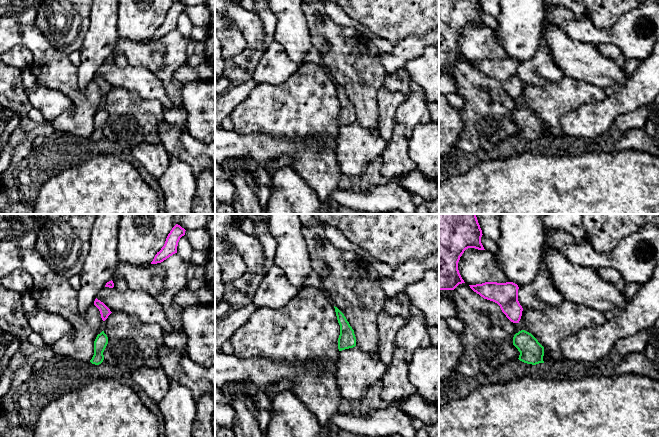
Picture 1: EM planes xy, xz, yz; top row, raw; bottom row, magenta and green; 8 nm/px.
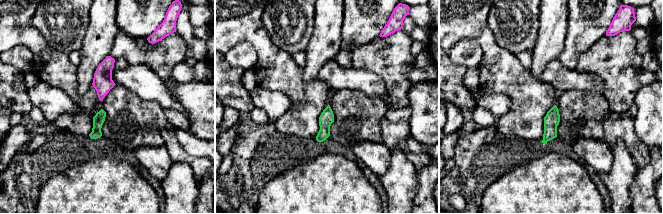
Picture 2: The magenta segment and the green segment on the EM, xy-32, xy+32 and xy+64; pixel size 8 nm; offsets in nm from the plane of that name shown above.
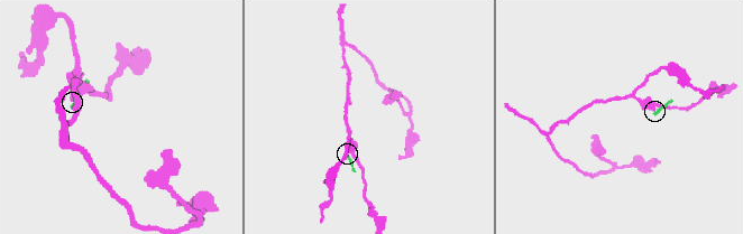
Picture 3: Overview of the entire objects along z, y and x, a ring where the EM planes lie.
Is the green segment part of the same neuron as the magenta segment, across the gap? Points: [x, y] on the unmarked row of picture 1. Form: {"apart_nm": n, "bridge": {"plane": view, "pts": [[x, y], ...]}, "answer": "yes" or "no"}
{"apart_nm": 70, "bridge": {"plane": "yz", "pts": [[518, 98], [521, 106]]}, "answer": "no"}

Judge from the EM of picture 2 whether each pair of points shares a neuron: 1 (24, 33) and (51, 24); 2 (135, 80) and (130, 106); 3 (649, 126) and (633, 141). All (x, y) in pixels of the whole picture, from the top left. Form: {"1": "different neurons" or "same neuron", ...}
{"1": "different neurons", "2": "different neurons", "3": "different neurons"}

